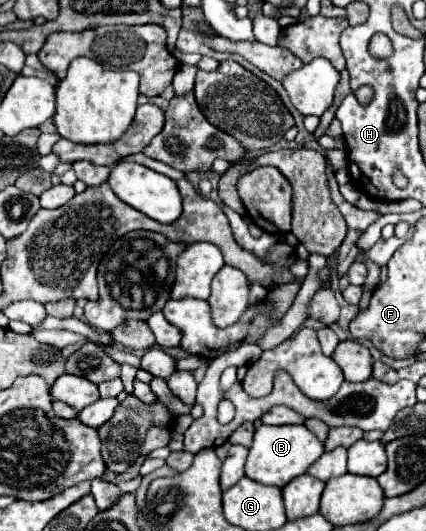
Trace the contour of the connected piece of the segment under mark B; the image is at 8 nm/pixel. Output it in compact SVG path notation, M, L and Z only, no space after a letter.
M258 426L246 460L246 476L270 486L286 486L300 474L306 474L310 464L324 452L324 444L306 426Z

